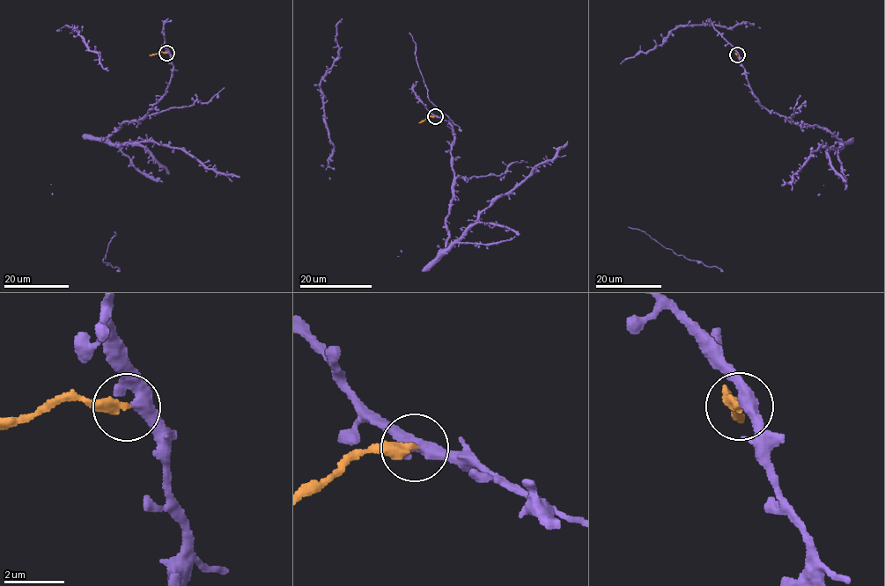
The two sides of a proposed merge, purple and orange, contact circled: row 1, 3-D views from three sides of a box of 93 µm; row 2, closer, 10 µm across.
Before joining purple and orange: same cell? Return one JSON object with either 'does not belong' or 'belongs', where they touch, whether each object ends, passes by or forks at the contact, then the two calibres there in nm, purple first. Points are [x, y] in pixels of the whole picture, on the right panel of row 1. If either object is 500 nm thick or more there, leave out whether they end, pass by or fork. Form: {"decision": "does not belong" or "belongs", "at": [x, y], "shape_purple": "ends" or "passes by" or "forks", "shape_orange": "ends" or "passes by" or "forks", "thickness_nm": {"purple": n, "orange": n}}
{"decision": "does not belong", "at": [737, 54], "shape_purple": "passes by", "shape_orange": "ends", "thickness_nm": {"purple": 380, "orange": 360}}

